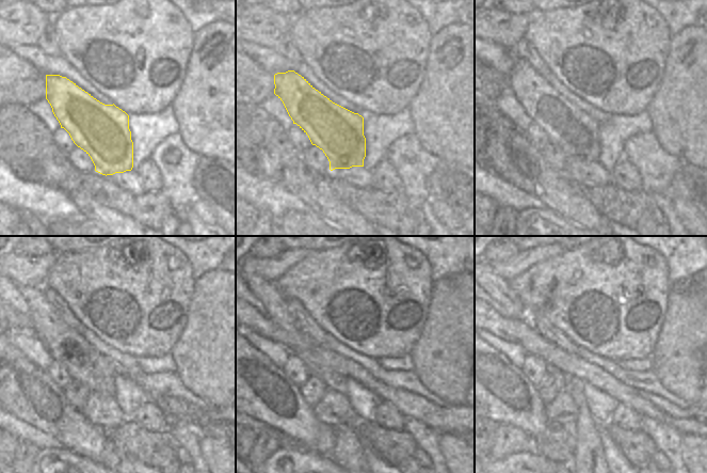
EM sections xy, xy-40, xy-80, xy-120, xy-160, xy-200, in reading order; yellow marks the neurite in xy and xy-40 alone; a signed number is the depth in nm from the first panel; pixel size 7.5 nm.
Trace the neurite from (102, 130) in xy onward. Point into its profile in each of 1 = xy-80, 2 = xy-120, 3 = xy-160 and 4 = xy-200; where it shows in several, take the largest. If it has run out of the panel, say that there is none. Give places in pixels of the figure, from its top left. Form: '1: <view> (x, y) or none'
1: xy-80 (565, 125)
2: xy-120 (83, 363)
3: xy-160 (276, 306)
4: xy-200 (497, 287)

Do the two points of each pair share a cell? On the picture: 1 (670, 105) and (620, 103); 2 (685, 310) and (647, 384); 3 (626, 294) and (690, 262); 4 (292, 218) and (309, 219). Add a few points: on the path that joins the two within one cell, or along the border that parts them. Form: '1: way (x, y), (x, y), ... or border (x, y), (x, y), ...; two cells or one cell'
1: border (660, 81), (658, 90), (645, 109); two cells
2: border (651, 369), (657, 379), (670, 391); two cells
3: border (656, 251), (668, 266), (668, 282), (671, 287); two cells
4: way (296, 219), (305, 219); one cell

